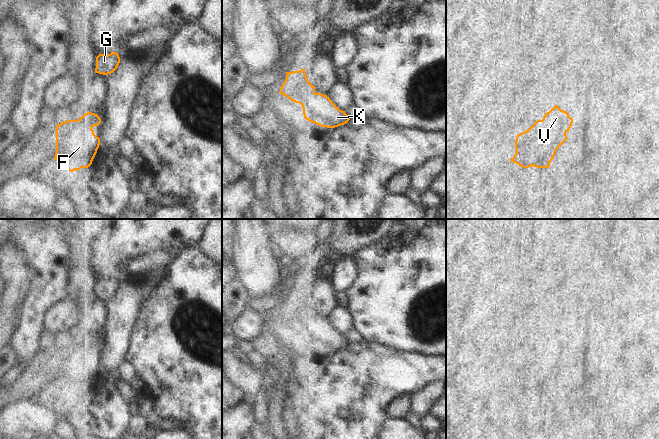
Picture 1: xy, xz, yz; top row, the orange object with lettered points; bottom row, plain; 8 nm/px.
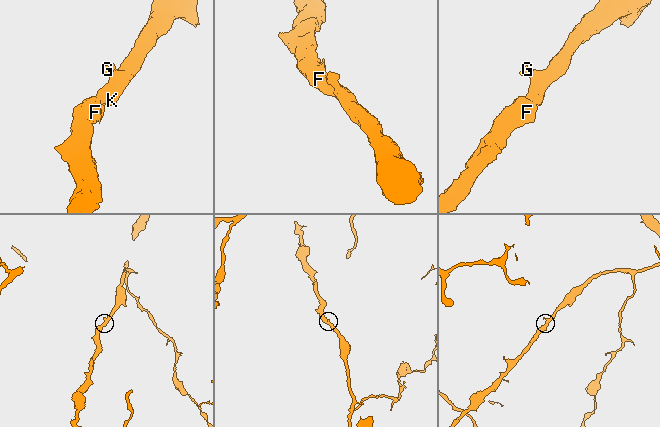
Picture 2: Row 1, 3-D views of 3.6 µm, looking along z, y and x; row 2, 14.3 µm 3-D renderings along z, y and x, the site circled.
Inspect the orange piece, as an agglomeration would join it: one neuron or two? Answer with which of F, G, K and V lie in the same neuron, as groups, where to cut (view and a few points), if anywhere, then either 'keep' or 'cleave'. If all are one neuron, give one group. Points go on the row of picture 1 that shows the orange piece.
F G K V; no cut; keep

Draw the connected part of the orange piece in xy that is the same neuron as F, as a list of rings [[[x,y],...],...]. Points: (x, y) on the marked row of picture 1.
[[[87,112],[80,119],[56,125],[54,160],[61,161],[70,172],[90,167],[100,145],[92,128],[100,123],[97,114]]]

